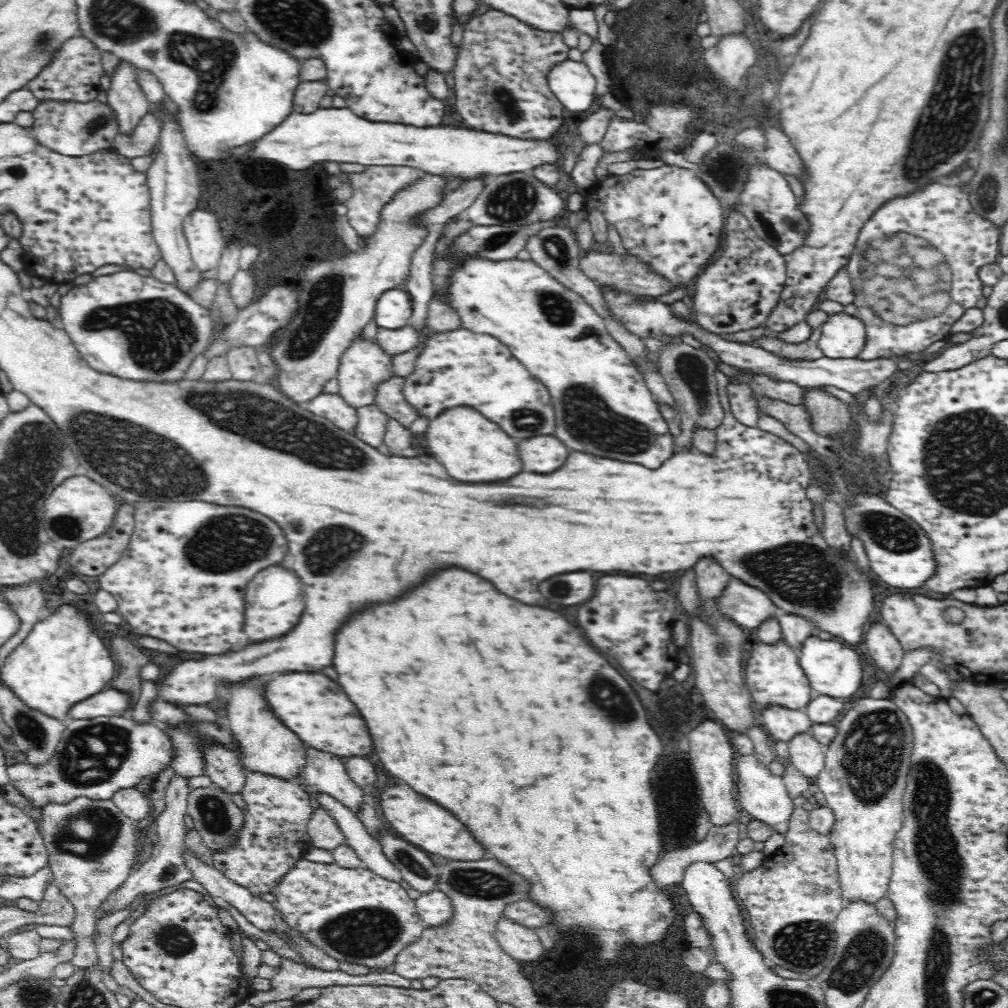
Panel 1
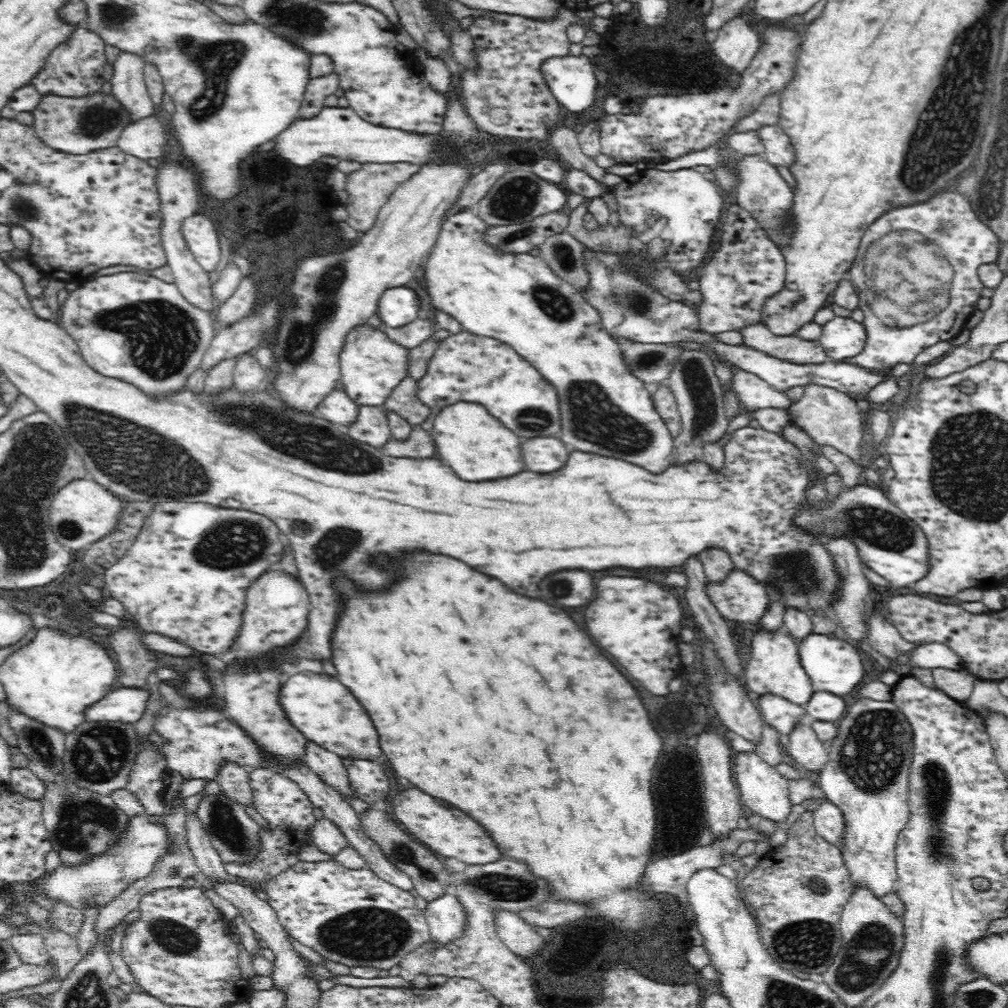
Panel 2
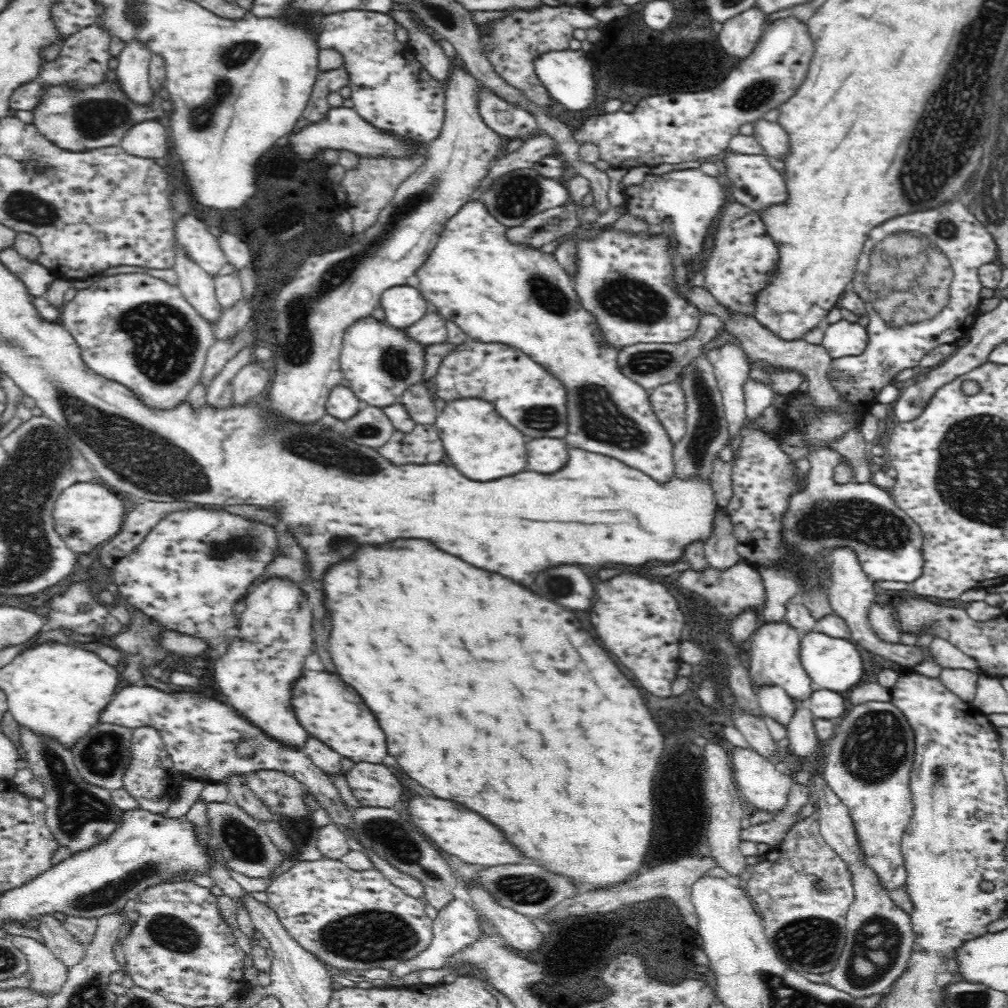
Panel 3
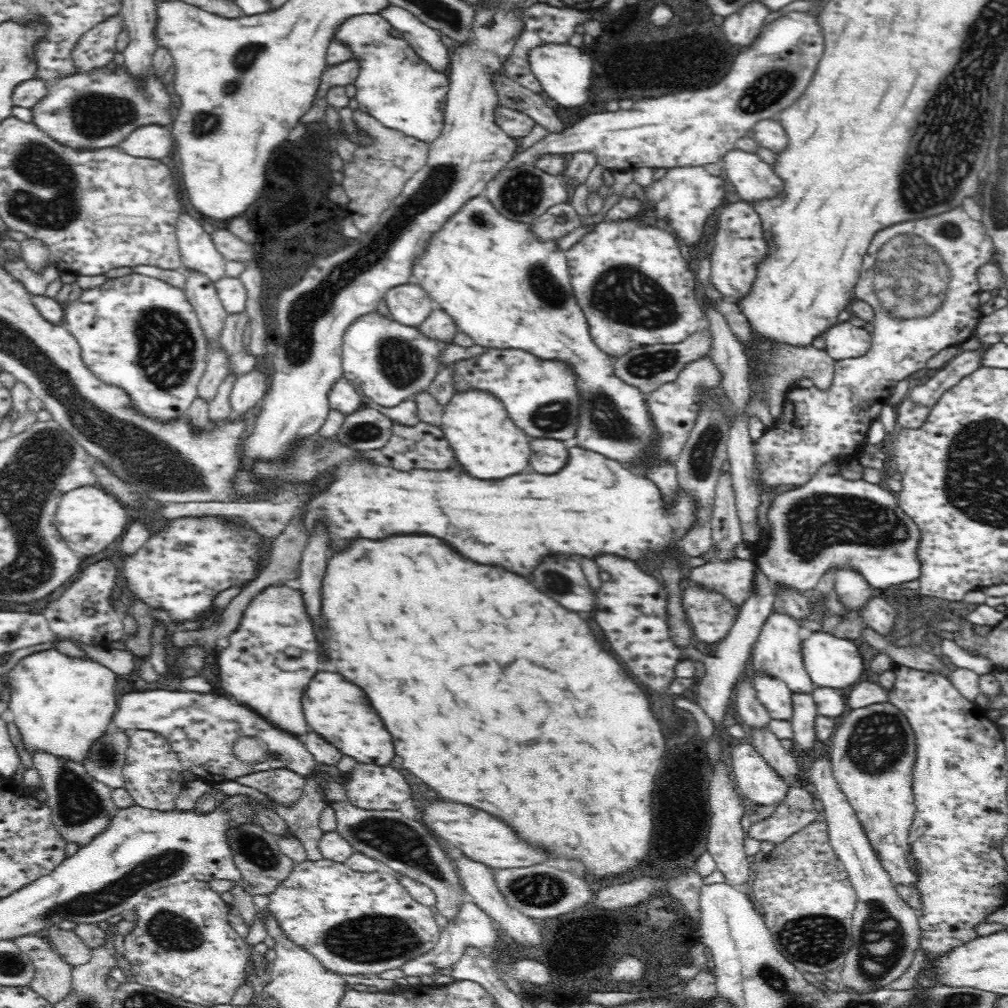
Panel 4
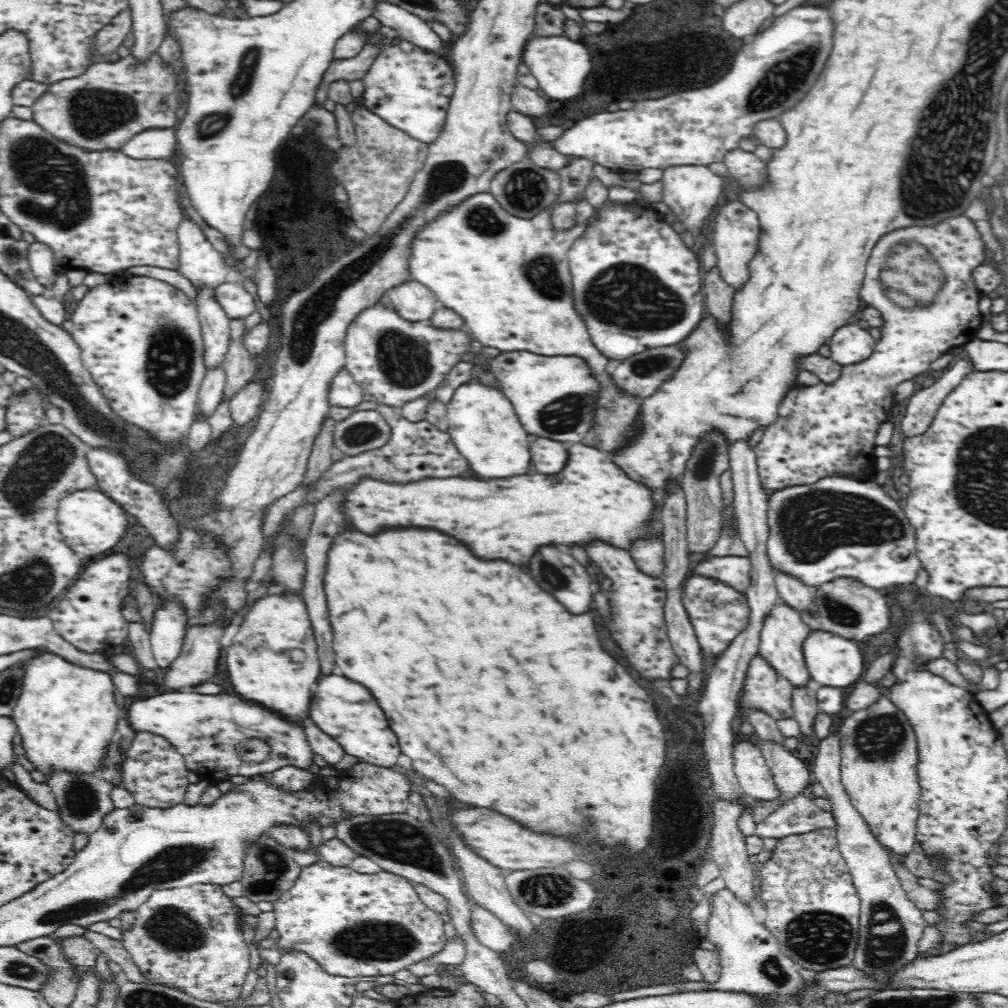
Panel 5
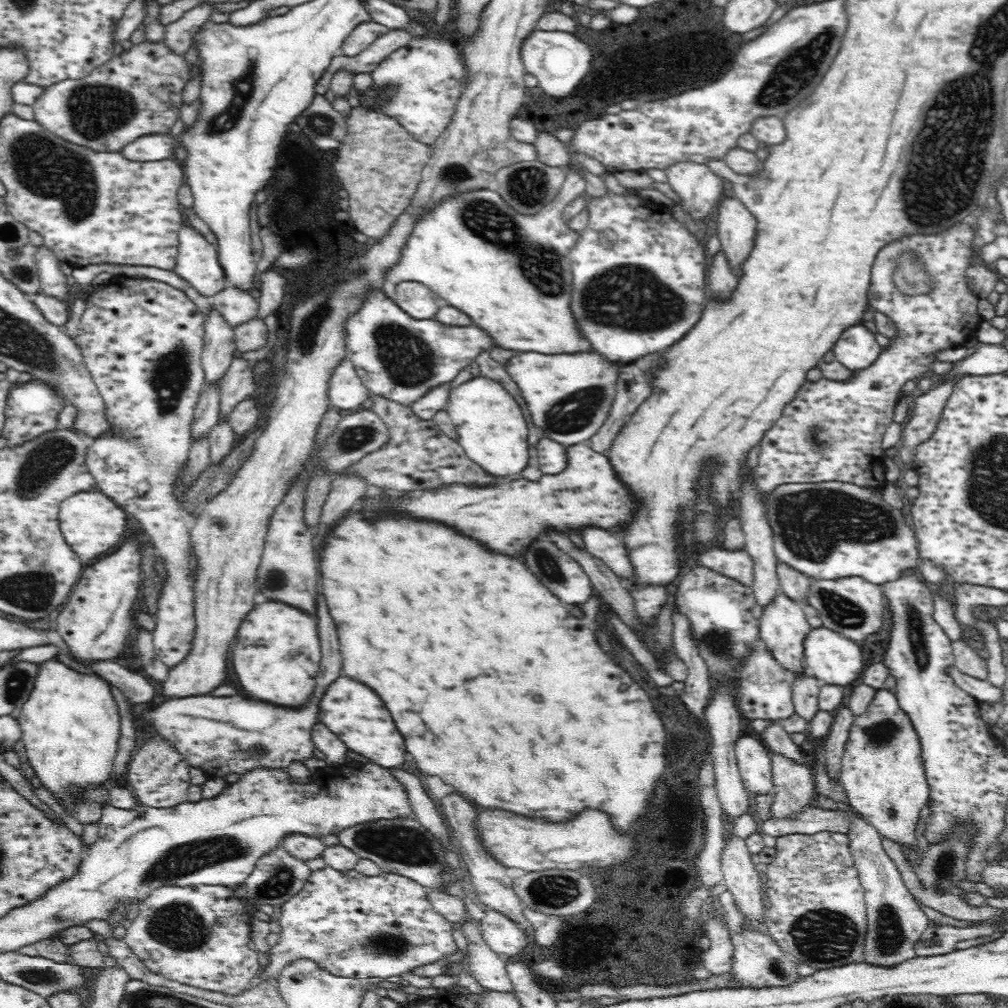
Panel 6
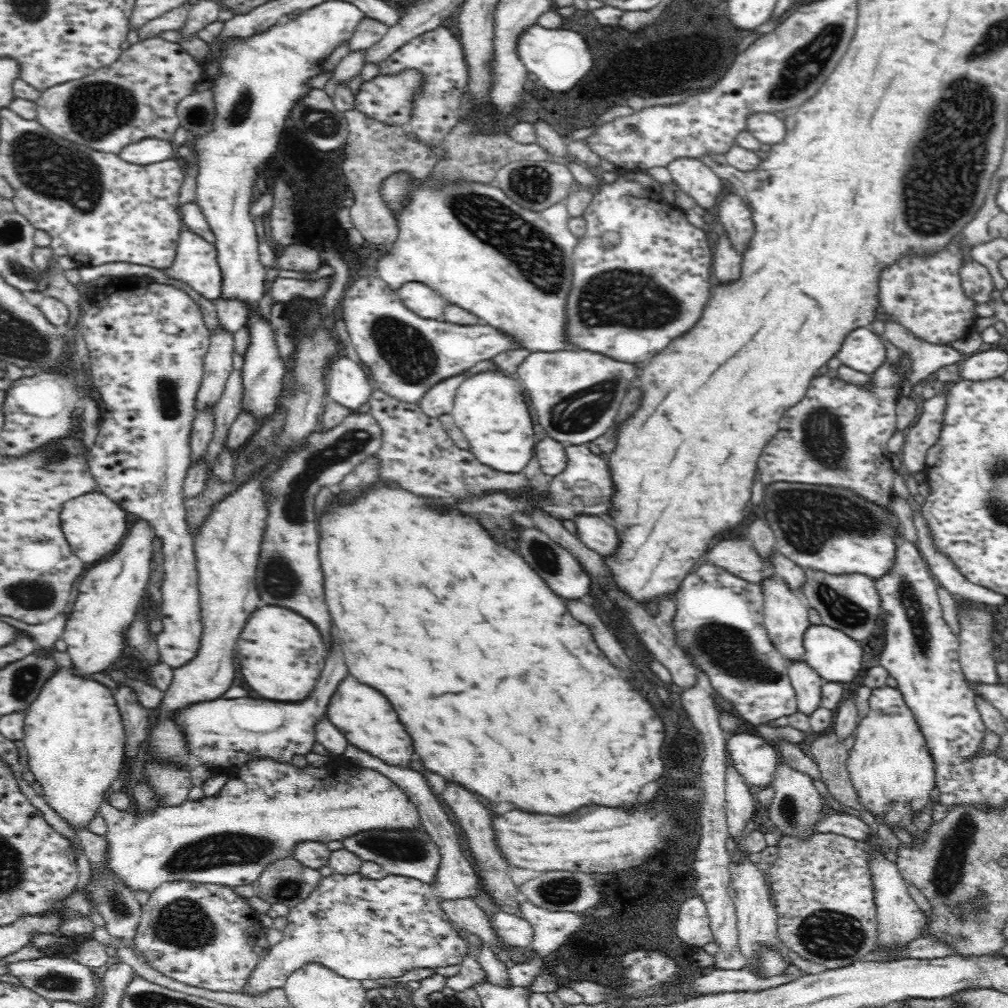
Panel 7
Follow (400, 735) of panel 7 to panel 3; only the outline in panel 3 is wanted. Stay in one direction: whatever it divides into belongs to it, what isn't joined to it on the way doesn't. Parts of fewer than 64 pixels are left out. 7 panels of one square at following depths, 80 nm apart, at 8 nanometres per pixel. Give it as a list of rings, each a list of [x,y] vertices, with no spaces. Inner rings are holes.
[[[308,672],[294,684],[292,704],[304,731],[322,740],[332,751],[355,763],[384,764],[384,758],[388,756],[388,748],[384,748],[384,732],[380,732],[380,724],[372,720],[372,712],[360,704],[360,696],[356,696],[340,676],[330,672]]]

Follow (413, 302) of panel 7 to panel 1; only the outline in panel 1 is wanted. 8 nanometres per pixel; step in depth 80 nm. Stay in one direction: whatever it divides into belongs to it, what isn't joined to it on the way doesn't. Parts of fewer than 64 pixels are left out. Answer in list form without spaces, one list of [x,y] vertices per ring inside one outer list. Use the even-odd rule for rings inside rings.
[[[394,288],[380,296],[373,319],[379,327],[396,330],[410,323],[412,313],[412,297],[406,291]]]

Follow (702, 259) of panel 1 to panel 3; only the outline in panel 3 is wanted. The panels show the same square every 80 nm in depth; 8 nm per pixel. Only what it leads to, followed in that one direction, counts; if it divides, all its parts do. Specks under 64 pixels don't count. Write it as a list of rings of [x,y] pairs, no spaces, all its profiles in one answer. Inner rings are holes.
[[[699,168],[674,169],[662,175],[652,175],[652,178],[656,180],[650,180],[650,188],[648,188],[648,175],[640,186],[626,188],[628,212],[652,224],[670,218],[672,222],[670,236],[676,242],[672,246],[674,256],[678,260],[690,262],[702,250],[712,220],[721,213],[722,206],[724,207],[726,195],[724,195],[725,188],[722,186],[726,186],[726,183],[719,176],[704,174]]]

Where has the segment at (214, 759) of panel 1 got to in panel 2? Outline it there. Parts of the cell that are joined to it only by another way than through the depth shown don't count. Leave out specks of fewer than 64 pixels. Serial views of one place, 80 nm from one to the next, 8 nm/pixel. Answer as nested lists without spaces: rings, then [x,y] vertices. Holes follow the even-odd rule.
[[[226,763],[223,767],[216,780],[223,792],[245,808],[255,808],[253,790],[249,784],[249,770],[236,763]]]

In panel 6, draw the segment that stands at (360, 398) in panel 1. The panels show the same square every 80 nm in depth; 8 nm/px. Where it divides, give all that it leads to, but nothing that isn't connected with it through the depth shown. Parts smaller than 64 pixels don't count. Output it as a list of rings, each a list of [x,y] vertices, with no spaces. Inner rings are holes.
[[[383,288],[372,291],[366,302],[347,319],[345,328],[345,345],[348,356],[357,376],[362,379],[363,385],[369,389],[370,395],[380,395],[394,403],[412,404],[422,398],[431,388],[451,382],[460,372],[476,362],[482,352],[490,352],[497,347],[492,338],[485,331],[473,324],[470,326],[450,326],[434,319],[416,320],[406,314],[396,305],[396,301],[384,293]]]

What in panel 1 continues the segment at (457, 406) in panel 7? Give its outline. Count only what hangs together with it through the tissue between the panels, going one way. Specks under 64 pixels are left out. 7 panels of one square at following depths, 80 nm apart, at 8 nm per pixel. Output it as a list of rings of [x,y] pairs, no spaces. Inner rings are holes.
[[[468,406],[451,407],[432,417],[426,432],[431,456],[444,464],[452,478],[462,482],[498,482],[522,472],[516,442],[472,410]]]

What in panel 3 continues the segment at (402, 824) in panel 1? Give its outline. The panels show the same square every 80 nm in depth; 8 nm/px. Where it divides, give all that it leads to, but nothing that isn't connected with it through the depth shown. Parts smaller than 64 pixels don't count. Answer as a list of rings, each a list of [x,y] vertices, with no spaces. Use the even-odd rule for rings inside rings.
[[[416,796],[408,802],[408,812],[412,816],[412,823],[440,850],[462,858],[463,862],[487,867],[526,862],[520,860],[520,856],[516,856],[516,852],[512,852],[512,848],[508,848],[508,844],[504,844],[504,840],[500,840],[496,832],[492,832],[492,824],[488,824],[488,820],[480,820],[480,816],[452,804],[450,800]]]

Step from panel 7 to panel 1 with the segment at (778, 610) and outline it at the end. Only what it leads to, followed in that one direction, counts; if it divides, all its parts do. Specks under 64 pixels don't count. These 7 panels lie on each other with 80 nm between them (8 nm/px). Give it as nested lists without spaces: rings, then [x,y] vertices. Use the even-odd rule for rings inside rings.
[[[783,638],[774,644],[765,644],[758,640],[751,643],[751,656],[744,668],[744,680],[755,710],[763,711],[768,704],[779,704],[780,708],[804,710],[811,702],[811,686],[808,677],[800,666],[799,651],[789,646]]]

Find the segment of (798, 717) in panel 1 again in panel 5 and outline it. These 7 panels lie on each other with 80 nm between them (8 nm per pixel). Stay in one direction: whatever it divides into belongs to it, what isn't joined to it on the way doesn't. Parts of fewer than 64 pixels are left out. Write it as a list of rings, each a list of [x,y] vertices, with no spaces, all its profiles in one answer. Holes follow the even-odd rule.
[[[759,656],[751,658],[746,678],[743,682],[743,693],[739,699],[739,706],[748,712],[765,712],[776,721],[793,717],[791,696],[794,686],[788,679],[781,676],[768,662]]]

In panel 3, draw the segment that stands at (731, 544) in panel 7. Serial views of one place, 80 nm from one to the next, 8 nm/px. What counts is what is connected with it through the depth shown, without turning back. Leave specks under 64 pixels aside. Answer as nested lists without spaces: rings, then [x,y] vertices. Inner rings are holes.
[[[744,560],[720,571],[716,571],[713,567],[704,568],[702,572],[688,569],[682,572],[676,583],[680,584],[681,590],[696,592],[704,596],[708,603],[713,604],[721,614],[727,617],[740,615],[740,612],[749,607],[762,606],[767,600],[760,572]]]

